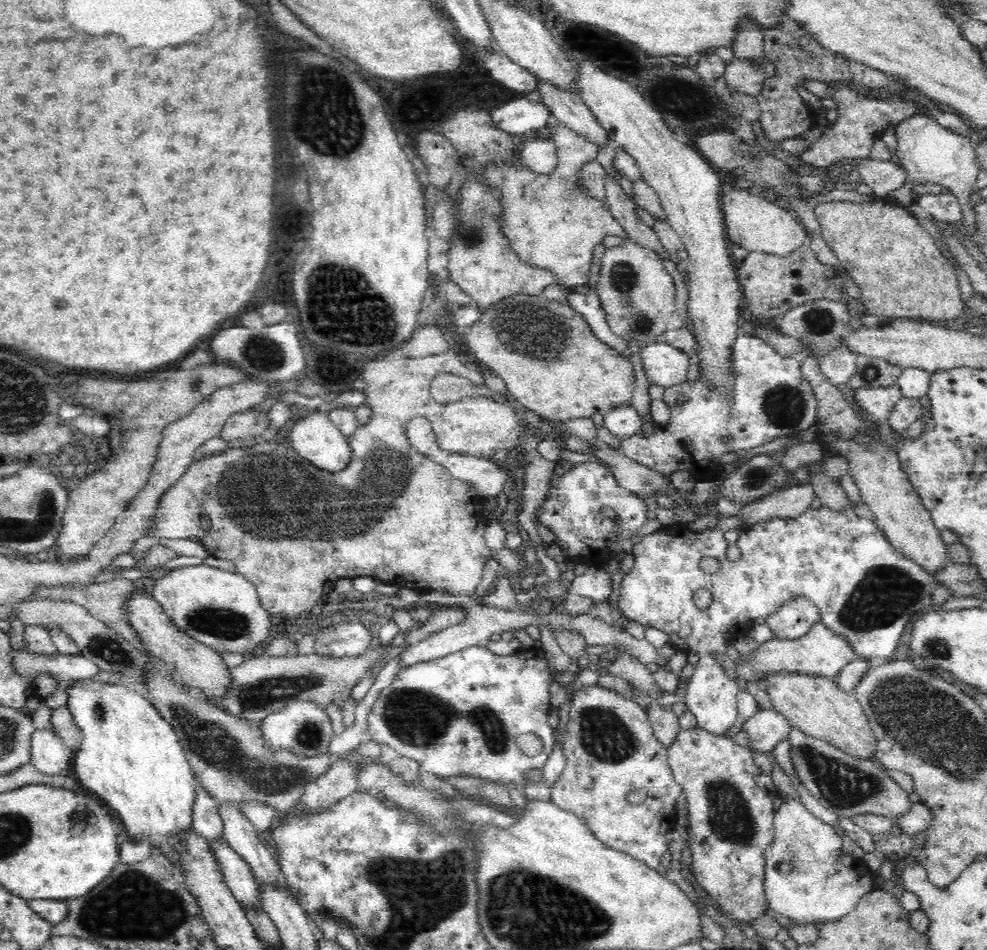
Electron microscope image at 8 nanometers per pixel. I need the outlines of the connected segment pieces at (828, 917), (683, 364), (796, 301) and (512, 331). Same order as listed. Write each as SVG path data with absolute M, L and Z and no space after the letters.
M785 796L781 806L775 811L773 841L764 851L765 855L765 895L774 912L790 920L792 926L827 923L842 918L852 912L856 903L879 884L864 859L853 858L844 853L842 833L836 825L824 823L812 815L798 797Z
M664 342L640 347L640 359L649 384L670 388L686 383L689 356Z
M807 243L798 250L792 251L792 254L785 256L781 261L768 253L749 252L748 256L744 258L744 262L741 262L737 267L737 279L741 283L742 296L746 300L744 308L759 318L774 318L778 314L784 314L788 310L796 308L796 306L818 299L838 302L842 301L844 297L843 285L837 269L832 265L820 263Z
M512 294L502 298L496 304L488 306L488 308L482 308L481 313L482 316L464 332L464 346L468 347L470 356L473 357L474 362L479 367L484 366L484 371L487 374L496 374L505 382L510 400L519 408L535 412L540 418L564 421L574 418L593 418L600 414L605 415L608 410L616 408L618 404L624 404L624 402L632 400L632 392L636 388L636 378L634 377L632 364L629 360L617 354L612 347L600 342L600 339L596 339L590 325L584 320L582 314L576 312L569 304L549 301L543 295Z

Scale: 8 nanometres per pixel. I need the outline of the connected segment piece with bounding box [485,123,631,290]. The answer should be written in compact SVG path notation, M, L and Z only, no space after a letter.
M564 123L558 124L558 126L547 126L548 131L551 132L551 141L556 144L558 147L558 166L556 170L549 175L540 175L533 173L528 170L521 162L518 163L515 167L514 165L502 165L501 167L488 167L485 172L485 178L487 178L487 182L493 186L493 188L497 188L497 192L501 196L501 200L503 200L504 205L504 216L506 216L506 220L504 220L504 232L506 232L506 236L510 238L511 247L514 248L514 252L524 261L533 264L534 266L539 266L540 268L547 268L551 270L557 278L559 278L559 284L562 287L565 287L569 290L572 290L576 284L586 284L590 278L590 266L592 262L592 254L594 254L594 246L600 244L602 242L602 238L608 235L619 236L623 241L631 241L629 238L628 232L624 230L624 228L613 218L613 215L610 212L609 208L604 208L602 202L594 199L589 195L589 193L582 193L582 191L578 188L578 180L580 180L580 168L582 168L583 164L586 162L594 161L597 158L598 150L600 145L596 145L590 141L588 141L585 137L582 137L582 134L568 128Z

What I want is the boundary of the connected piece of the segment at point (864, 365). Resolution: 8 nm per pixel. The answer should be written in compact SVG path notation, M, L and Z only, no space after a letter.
M860 356L857 359L856 370L846 386L856 392L861 388L878 388L896 384L897 378L902 374L902 368L890 365L880 358Z

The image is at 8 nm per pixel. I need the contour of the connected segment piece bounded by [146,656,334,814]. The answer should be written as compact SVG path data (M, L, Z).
M152 656L146 682L148 697L160 716L176 731L195 778L217 802L240 804L244 800L259 800L282 814L298 802L310 780L324 774L334 763L331 754L304 757L266 749L258 726L251 727L248 721L193 697L177 682L175 675L169 665Z

